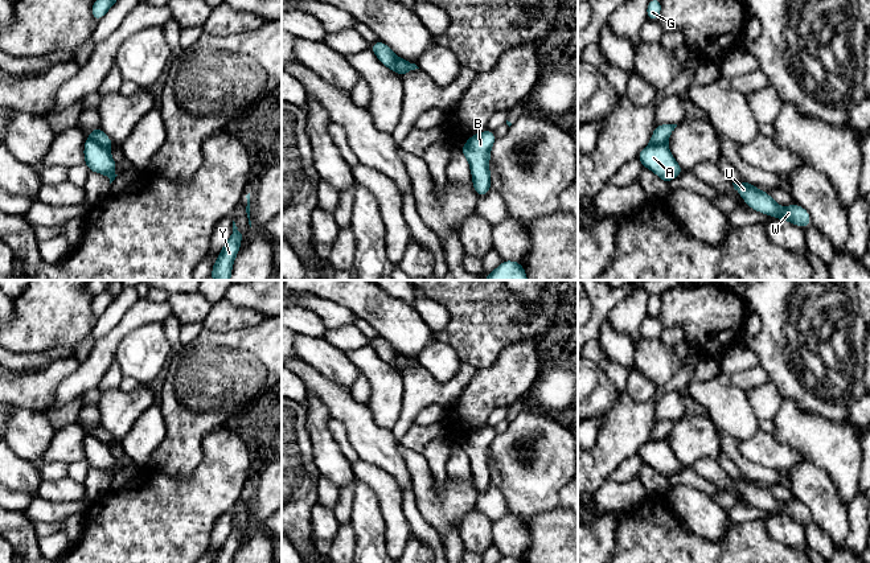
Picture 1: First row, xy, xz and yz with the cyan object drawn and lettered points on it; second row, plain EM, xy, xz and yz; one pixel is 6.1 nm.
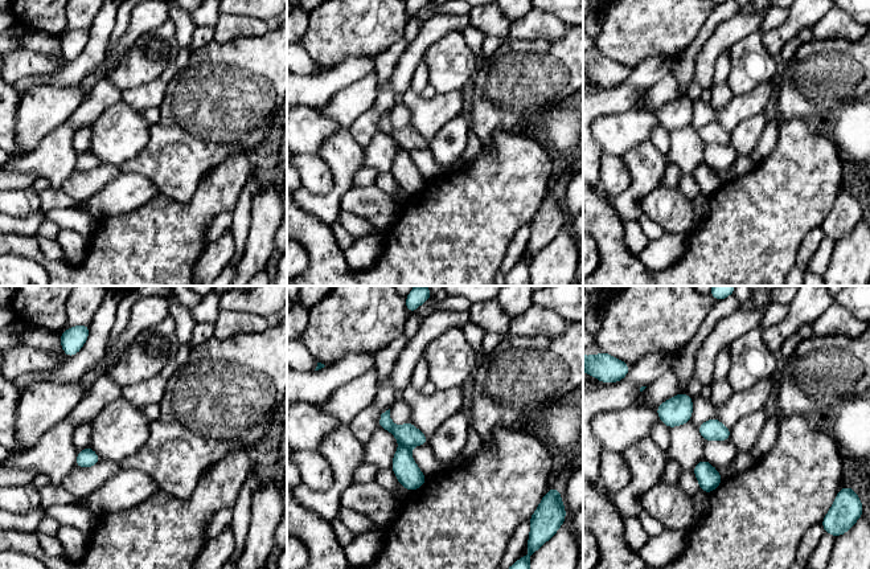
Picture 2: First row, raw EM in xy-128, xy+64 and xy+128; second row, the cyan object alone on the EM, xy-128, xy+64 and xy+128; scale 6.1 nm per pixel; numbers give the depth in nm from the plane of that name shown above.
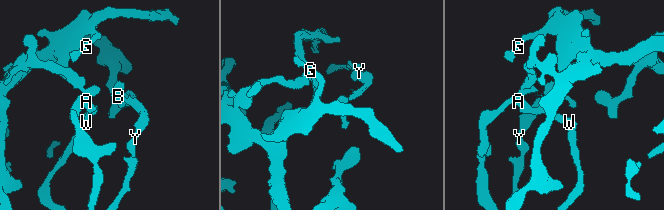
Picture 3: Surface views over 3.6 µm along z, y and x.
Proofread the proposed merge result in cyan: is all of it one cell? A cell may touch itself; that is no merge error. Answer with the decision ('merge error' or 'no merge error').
merge error

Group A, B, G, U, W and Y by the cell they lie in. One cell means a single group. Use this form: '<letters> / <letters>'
A B U W Y / G

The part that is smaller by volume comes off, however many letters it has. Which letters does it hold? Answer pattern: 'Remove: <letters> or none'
Remove: A, B, U, W, Y

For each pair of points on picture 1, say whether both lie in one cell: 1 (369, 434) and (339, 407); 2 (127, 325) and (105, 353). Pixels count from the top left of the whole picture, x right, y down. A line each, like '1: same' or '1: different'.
1: same
2: same

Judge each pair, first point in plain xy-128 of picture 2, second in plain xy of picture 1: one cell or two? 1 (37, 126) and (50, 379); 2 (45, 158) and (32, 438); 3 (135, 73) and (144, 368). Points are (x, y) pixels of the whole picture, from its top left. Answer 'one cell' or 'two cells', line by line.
1: two cells
2: one cell
3: one cell

